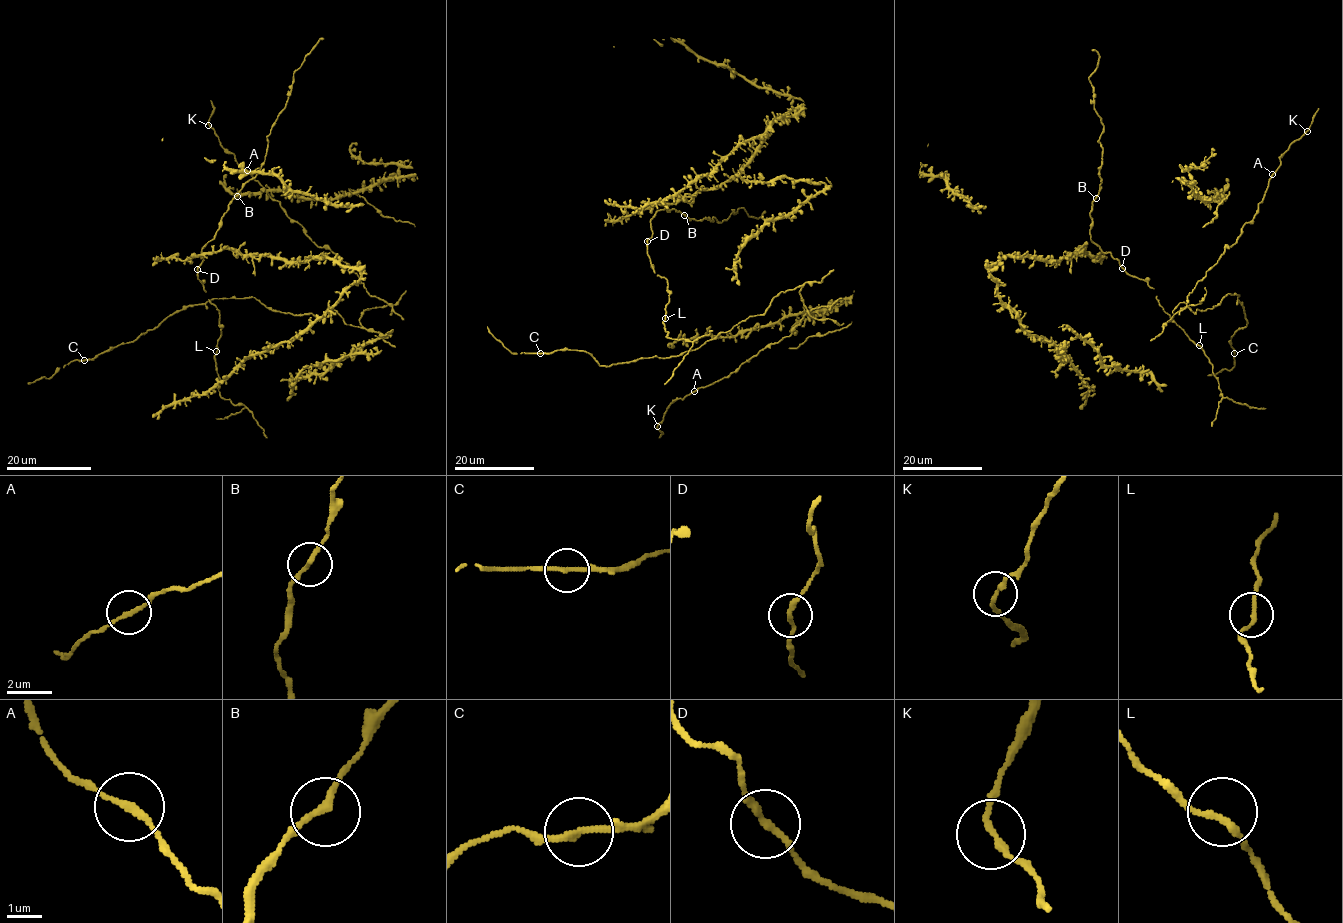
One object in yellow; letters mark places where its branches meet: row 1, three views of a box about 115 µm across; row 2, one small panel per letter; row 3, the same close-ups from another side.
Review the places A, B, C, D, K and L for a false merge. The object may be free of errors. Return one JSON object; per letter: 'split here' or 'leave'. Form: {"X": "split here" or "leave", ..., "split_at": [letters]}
{"A": "leave", "B": "leave", "C": "leave", "D": "leave", "K": "leave", "L": "leave", "split_at": []}

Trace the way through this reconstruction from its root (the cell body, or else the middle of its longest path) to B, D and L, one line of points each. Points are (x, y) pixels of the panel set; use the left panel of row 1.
B: (219, 322), (219, 311), (208, 299), (197, 273), (203, 260), (201, 250), (214, 237), (228, 204), (237, 196)
D: (219, 322), (219, 311), (208, 299), (197, 278), (197, 270)
L: (219, 322), (221, 329), (216, 351)

